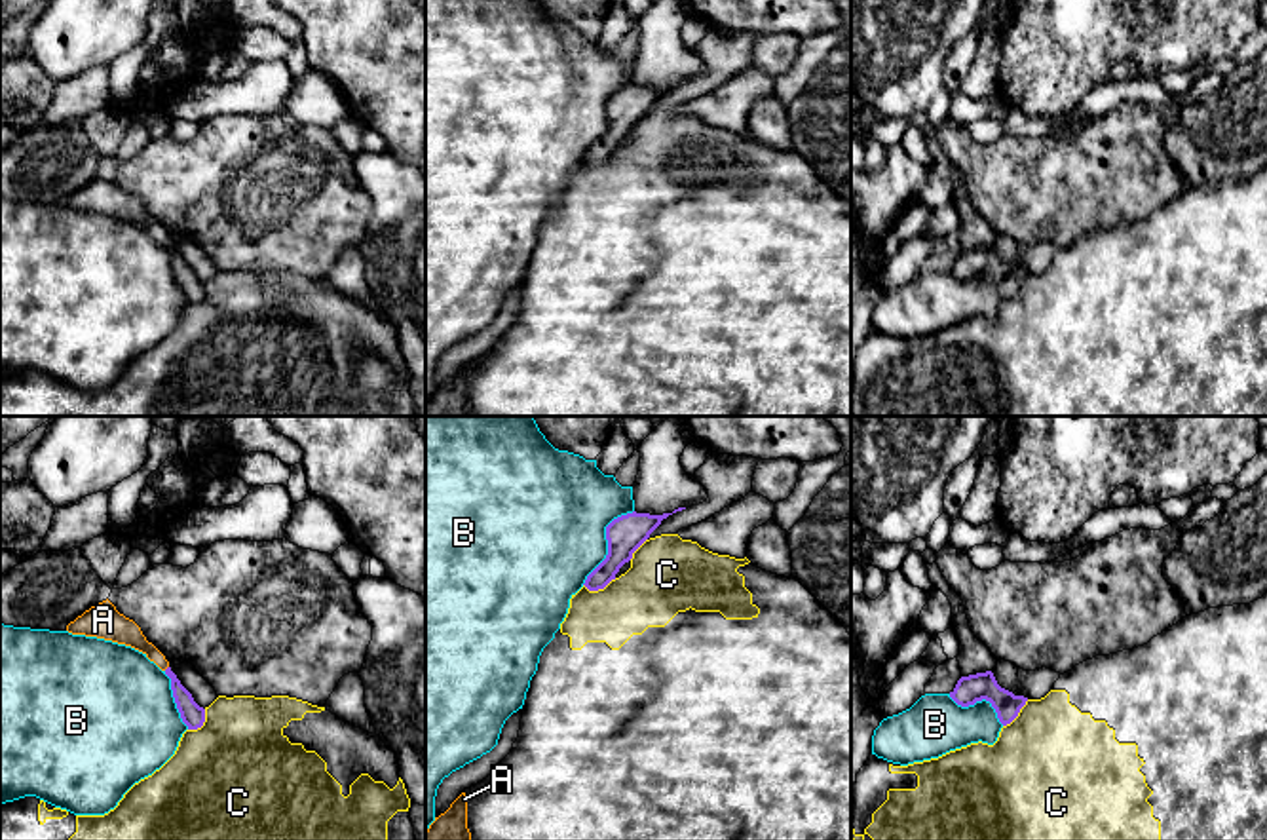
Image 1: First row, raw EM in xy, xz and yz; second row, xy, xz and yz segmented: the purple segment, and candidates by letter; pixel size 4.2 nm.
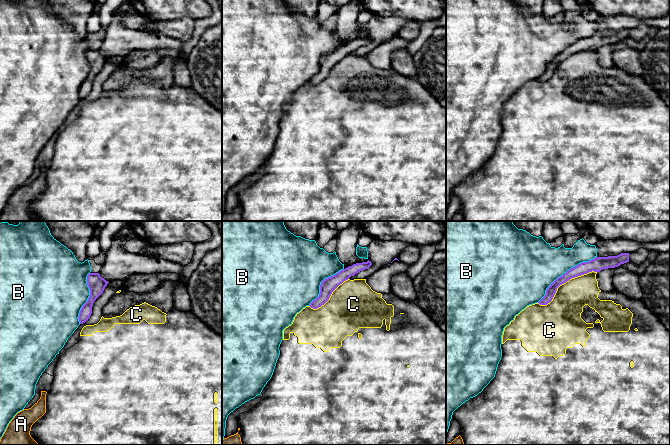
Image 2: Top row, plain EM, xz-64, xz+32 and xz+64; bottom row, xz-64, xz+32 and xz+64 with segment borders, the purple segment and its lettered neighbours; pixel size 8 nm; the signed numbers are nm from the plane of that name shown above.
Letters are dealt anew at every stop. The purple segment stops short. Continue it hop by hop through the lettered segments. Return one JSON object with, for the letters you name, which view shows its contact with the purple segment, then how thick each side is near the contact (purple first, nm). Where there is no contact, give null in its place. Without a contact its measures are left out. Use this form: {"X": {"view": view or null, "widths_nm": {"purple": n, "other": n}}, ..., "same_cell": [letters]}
{"A": {"view": null}, "same_cell": ["A"]}

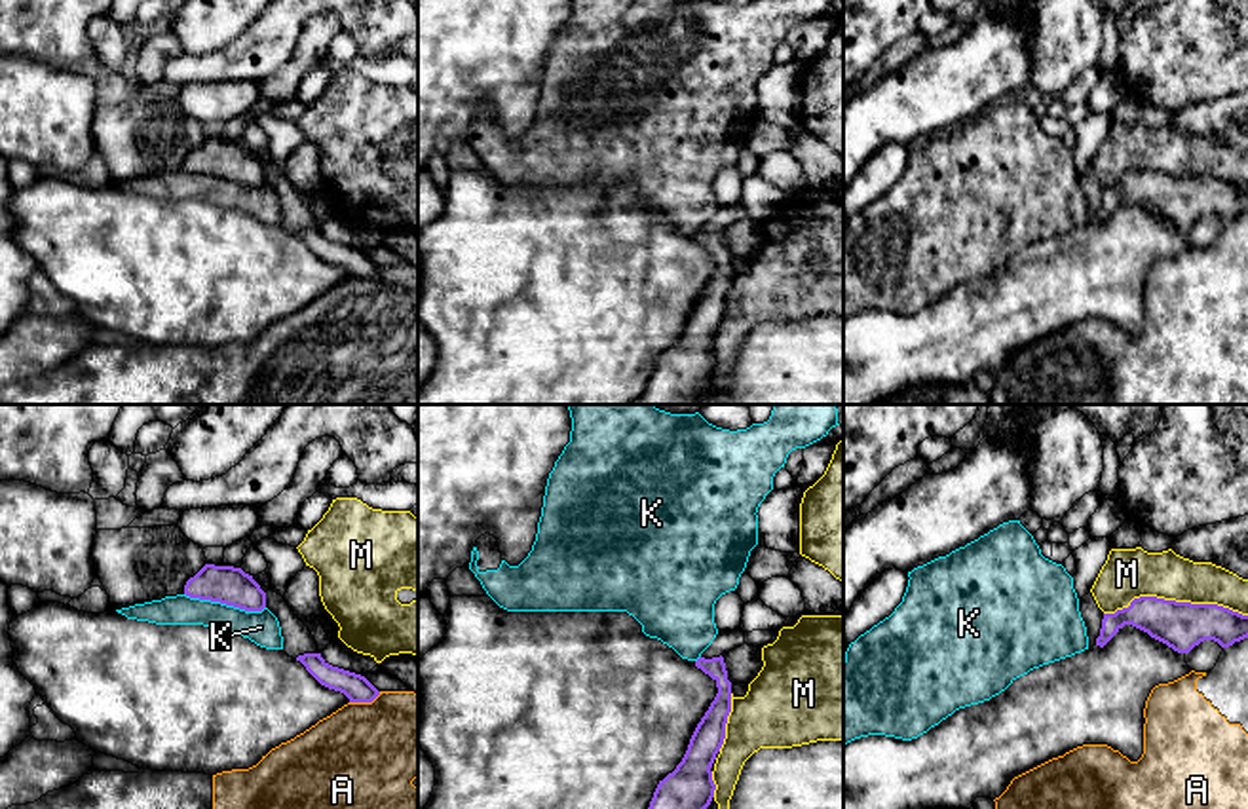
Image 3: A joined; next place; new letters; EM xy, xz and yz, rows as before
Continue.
{"same_cell": []}

